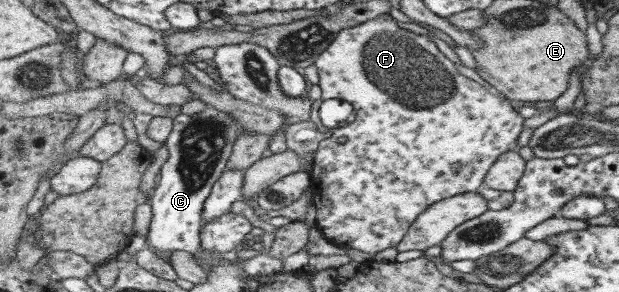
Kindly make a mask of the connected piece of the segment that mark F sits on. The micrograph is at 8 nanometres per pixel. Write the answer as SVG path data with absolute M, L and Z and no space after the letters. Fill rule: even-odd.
M380 17L363 22L359 25L353 25L351 28L343 29L339 35L330 43L328 48L317 56L317 62L314 64L317 68L320 82L318 85L321 87L322 95L314 102L312 109L311 121L317 125L321 133L330 135L319 142L318 149L314 153L313 165L311 171L311 187L313 194L313 204L316 208L316 222L315 226L321 230L321 233L330 240L333 244L351 247L359 251L375 255L379 251L397 247L406 233L410 231L413 221L421 215L425 209L431 208L431 205L439 203L440 199L445 197L458 196L459 194L467 192L480 192L483 197L489 201L490 210L501 211L508 209L515 202L515 193L491 189L484 186L487 173L490 172L491 167L503 156L503 153L510 152L515 149L517 139L523 131L525 125L525 118L516 109L516 103L511 100L501 99L501 95L493 95L490 90L485 89L483 85L461 75L459 69L455 67L453 61L449 61L445 57L445 53L437 47L437 43L431 39L431 35L419 35L399 27L399 23L395 23L391 19ZM328 99L341 99L352 103L356 109L357 118L353 123L345 127L330 128L327 127L321 119L320 109L324 101ZM341 139L347 139L341 143Z

